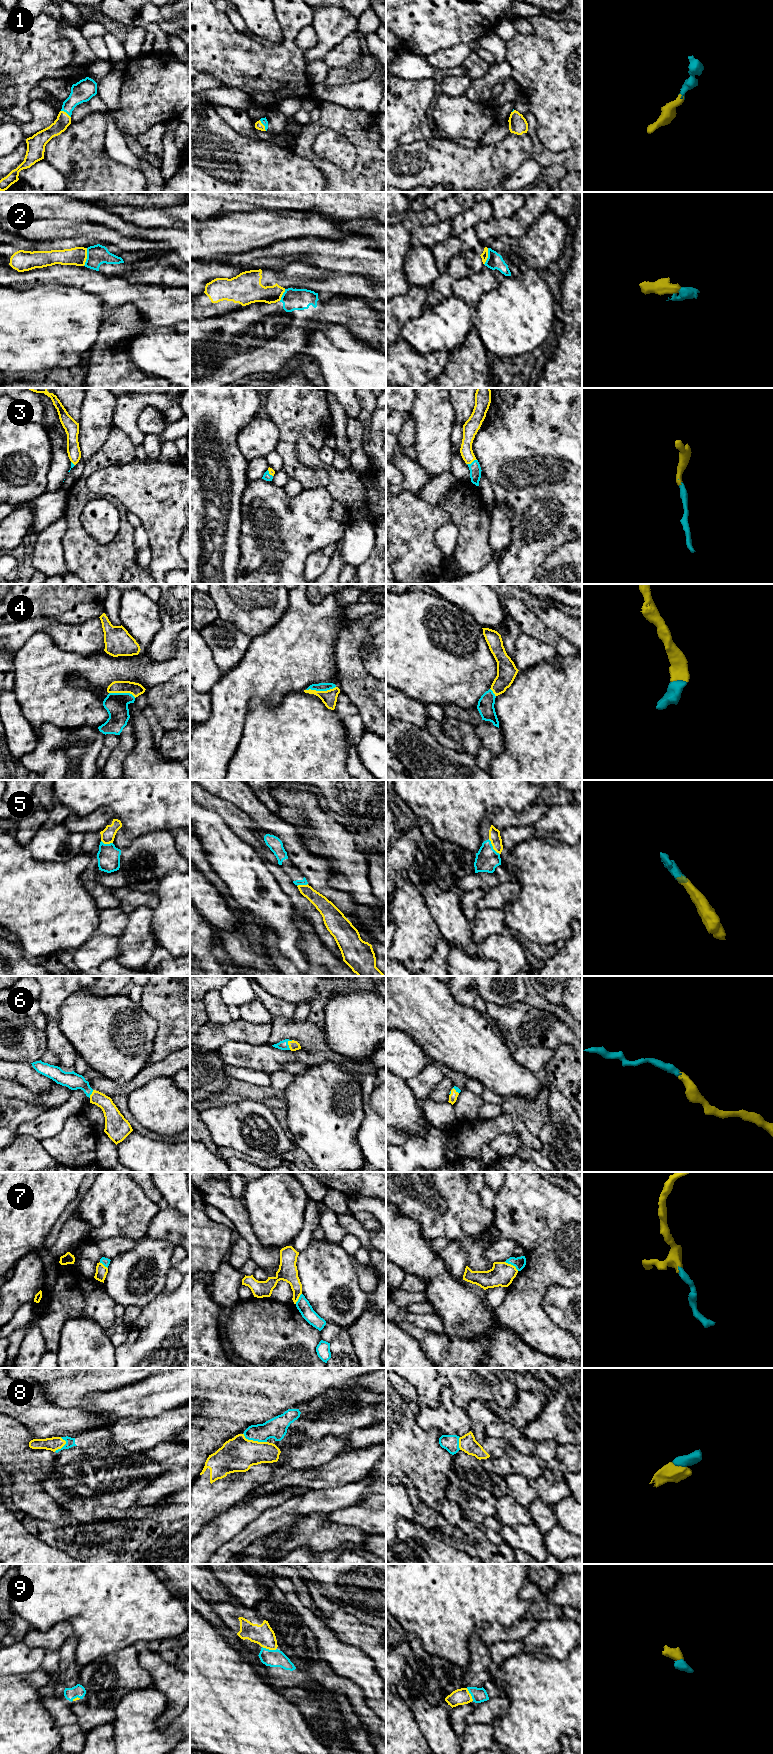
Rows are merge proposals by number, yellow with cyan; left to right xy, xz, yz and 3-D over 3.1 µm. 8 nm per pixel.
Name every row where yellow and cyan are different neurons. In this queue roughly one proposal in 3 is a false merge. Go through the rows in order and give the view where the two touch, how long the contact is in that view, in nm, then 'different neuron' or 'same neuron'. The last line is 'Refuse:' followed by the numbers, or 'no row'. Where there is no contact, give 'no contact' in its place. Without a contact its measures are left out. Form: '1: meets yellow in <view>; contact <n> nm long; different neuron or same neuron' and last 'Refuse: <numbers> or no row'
1: meets yellow in xz; contact 110 nm long; same neuron
2: meets yellow in xy; contact 150 nm long; different neuron
3: meets yellow in yz; contact 90 nm long; same neuron
4: meets yellow in xz; contact 240 nm long; same neuron
5: meets yellow in yz; contact 160 nm long; same neuron
6: meets yellow in xz; contact 80 nm long; same neuron
7: meets yellow in yz; contact 130 nm long; different neuron
8: meets yellow in xz; contact 200 nm long; same neuron
9: meets yellow in xz; contact 120 nm long; same neuron
Refuse: 2, 7

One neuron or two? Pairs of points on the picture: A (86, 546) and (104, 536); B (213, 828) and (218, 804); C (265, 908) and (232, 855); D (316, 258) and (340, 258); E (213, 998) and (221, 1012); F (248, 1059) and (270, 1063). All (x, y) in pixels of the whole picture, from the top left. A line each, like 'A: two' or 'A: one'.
A: two
B: two
C: one
D: one
E: one
F: one

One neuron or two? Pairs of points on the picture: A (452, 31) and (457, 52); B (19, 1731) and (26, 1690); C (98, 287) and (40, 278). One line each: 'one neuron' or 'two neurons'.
A: two neurons
B: one neuron
C: one neuron

